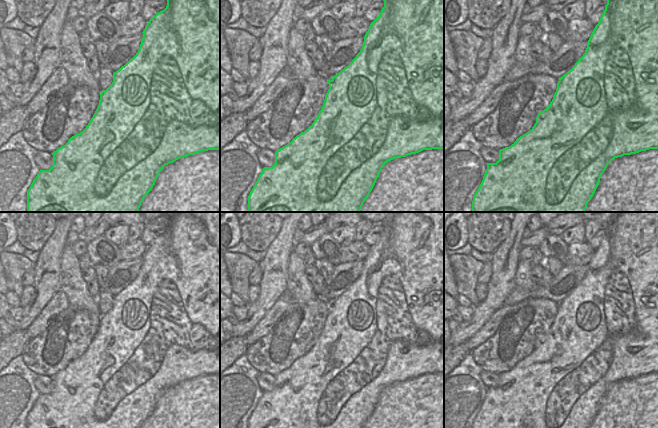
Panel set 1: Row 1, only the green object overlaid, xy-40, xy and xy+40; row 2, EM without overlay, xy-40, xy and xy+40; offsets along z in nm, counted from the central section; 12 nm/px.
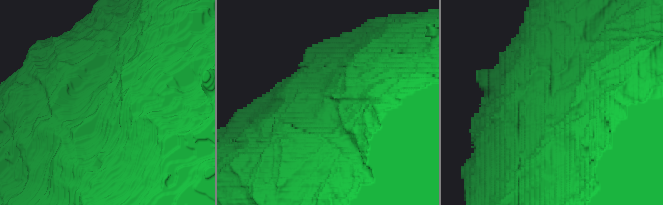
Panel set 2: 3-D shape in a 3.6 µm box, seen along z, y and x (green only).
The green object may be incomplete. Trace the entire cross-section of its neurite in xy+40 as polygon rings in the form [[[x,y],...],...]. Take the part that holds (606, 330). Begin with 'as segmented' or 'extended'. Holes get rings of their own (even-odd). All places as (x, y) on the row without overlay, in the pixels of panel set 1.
extended | [[[614,212],[607,223],[605,234],[595,250],[583,280],[557,307],[557,313],[549,330],[540,335],[536,347],[509,371],[499,374],[499,384],[487,387],[483,404],[473,420],[472,428],[658,428],[658,212]]]

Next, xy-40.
extended | [[[168,212],[168,213],[167,213],[167,214],[166,214],[166,215],[167,215],[167,220],[166,220],[166,221],[167,221],[167,230],[166,230],[166,232],[165,232],[165,233],[164,233],[164,234],[162,234],[162,235],[160,235],[160,236],[158,236],[158,237],[157,237],[157,238],[156,238],[156,239],[154,239],[154,240],[153,240],[153,241],[152,241],[152,242],[151,242],[151,243],[150,243],[150,244],[149,244],[149,246],[148,246],[148,247],[147,247],[147,249],[146,249],[146,251],[145,251],[145,253],[144,253],[144,255],[143,255],[143,256],[142,256],[142,257],[143,257],[143,262],[142,262],[142,264],[141,264],[141,268],[140,268],[140,271],[139,271],[139,274],[138,274],[138,276],[137,276],[137,277],[136,277],[136,279],[135,279],[135,280],[134,280],[134,281],[133,281],[133,282],[131,282],[131,283],[130,283],[130,284],[129,284],[129,285],[128,285],[128,286],[127,286],[127,287],[126,287],[126,288],[125,288],[125,289],[124,289],[124,290],[122,290],[122,291],[121,291],[121,292],[120,292],[120,293],[119,293],[119,294],[117,294],[117,295],[116,295],[116,296],[114,296],[114,297],[113,297],[113,306],[112,306],[112,308],[111,308],[111,309],[110,309],[110,310],[109,310],[109,311],[108,311],[108,312],[107,312],[107,313],[106,313],[106,314],[104,314],[104,315],[102,315],[102,316],[101,316],[101,318],[100,318],[100,324],[99,324],[99,329],[98,329],[98,331],[97,331],[97,333],[96,333],[96,335],[95,335],[95,337],[94,337],[94,339],[93,339],[93,341],[92,341],[92,342],[91,342],[91,344],[90,344],[90,346],[89,346],[89,347],[88,347],[88,349],[87,349],[87,350],[86,350],[86,352],[85,352],[85,353],[84,353],[84,354],[83,354],[83,355],[82,355],[82,356],[80,356],[80,357],[78,357],[78,358],[76,358],[76,359],[74,359],[74,360],[72,360],[72,361],[71,361],[71,362],[70,362],[70,363],[69,363],[69,364],[68,364],[68,366],[67,366],[67,367],[66,367],[66,368],[65,368],[65,369],[64,369],[64,370],[62,370],[62,371],[60,371],[60,372],[58,372],[58,373],[57,373],[57,374],[56,374],[56,375],[55,375],[55,376],[54,376],[54,377],[53,377],[53,378],[52,378],[52,379],[53,379],[53,389],[52,389],[52,391],[51,391],[51,392],[50,392],[50,393],[49,393],[49,394],[40,394],[40,395],[39,395],[39,397],[38,397],[38,398],[37,398],[37,400],[36,400],[36,402],[35,402],[35,403],[34,403],[34,404],[33,404],[33,406],[32,406],[32,408],[31,408],[31,410],[30,410],[30,412],[29,412],[29,413],[28,413],[28,415],[27,415],[27,428],[220,428],[220,212]]]

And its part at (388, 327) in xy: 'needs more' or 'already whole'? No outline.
needs more

